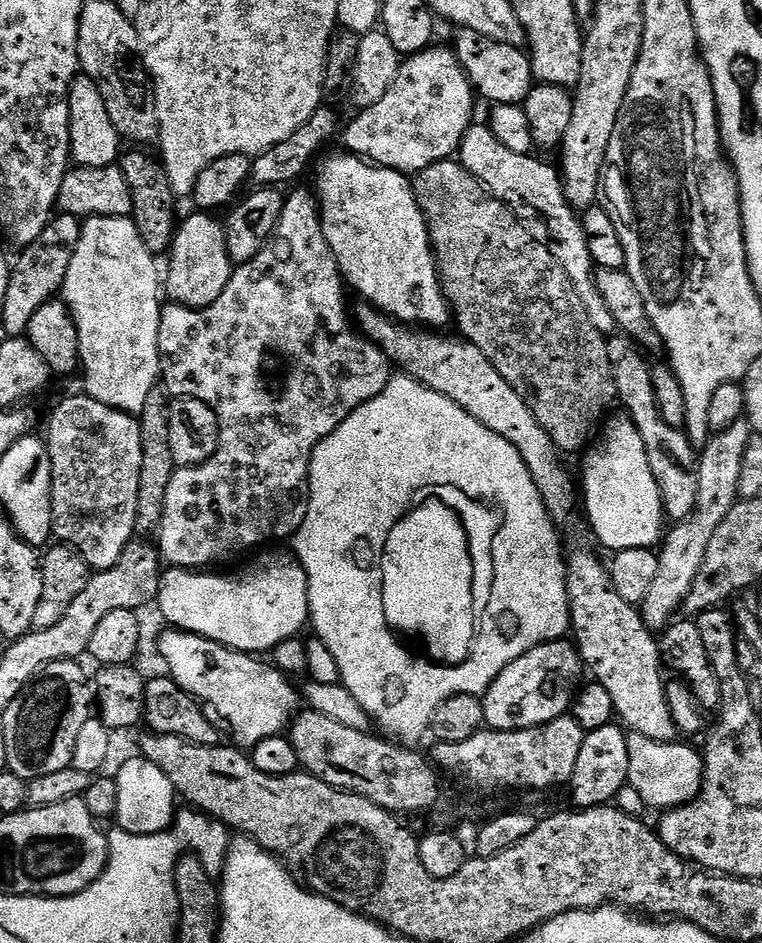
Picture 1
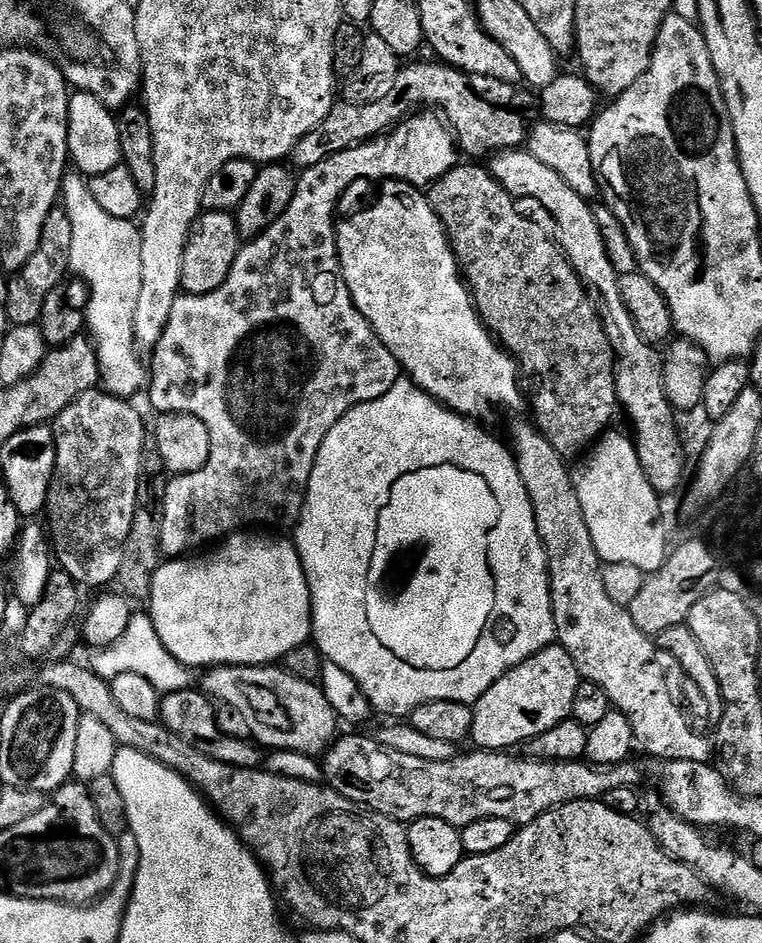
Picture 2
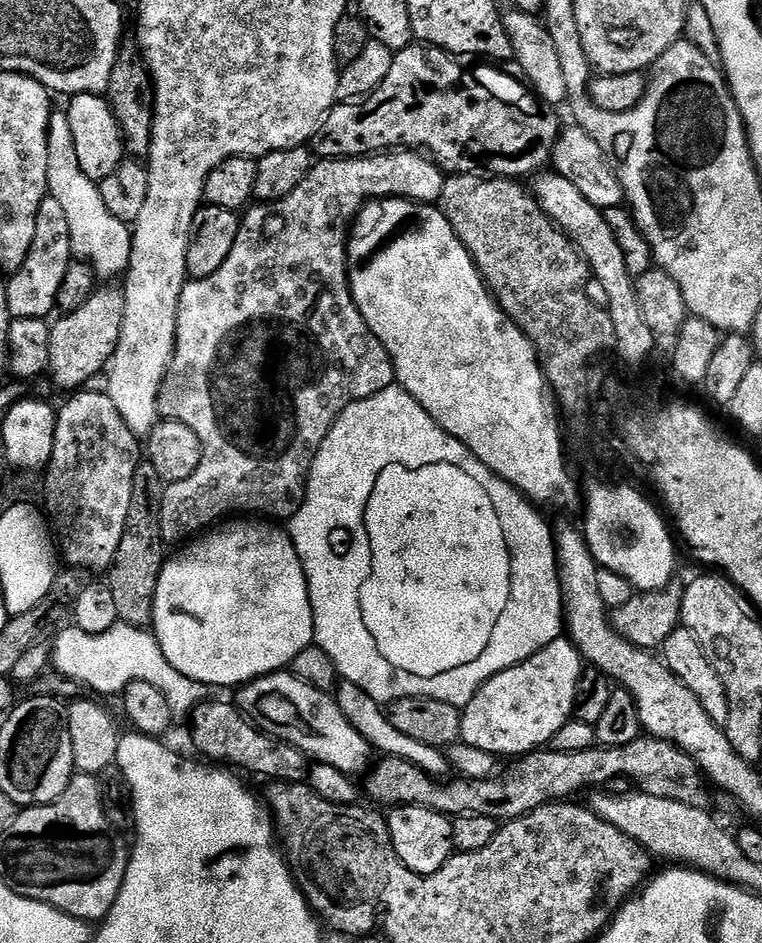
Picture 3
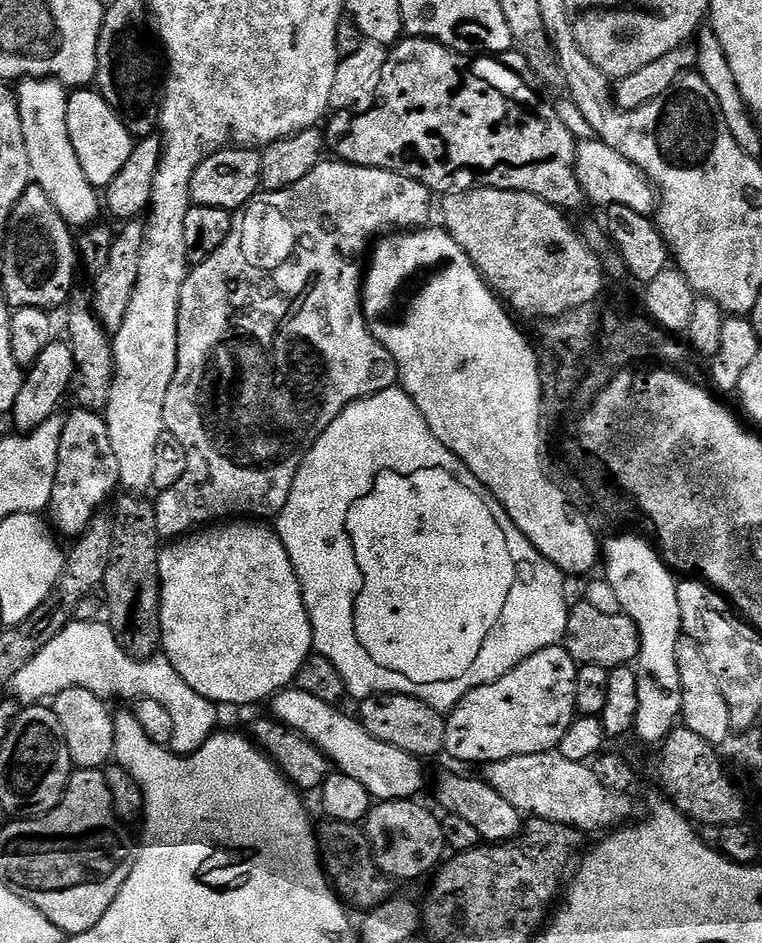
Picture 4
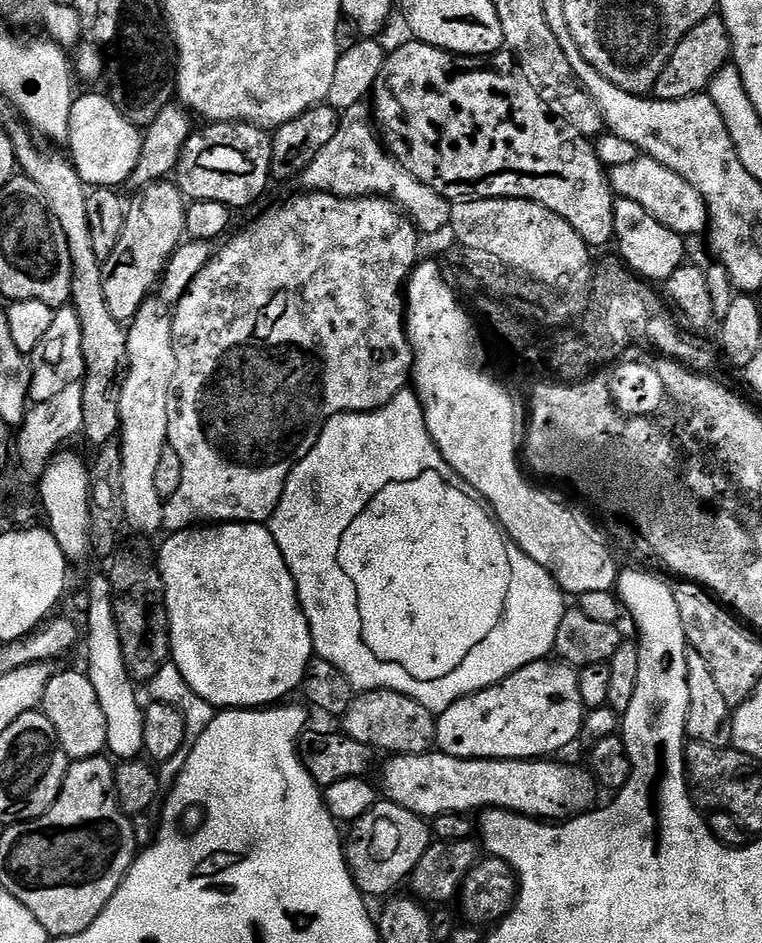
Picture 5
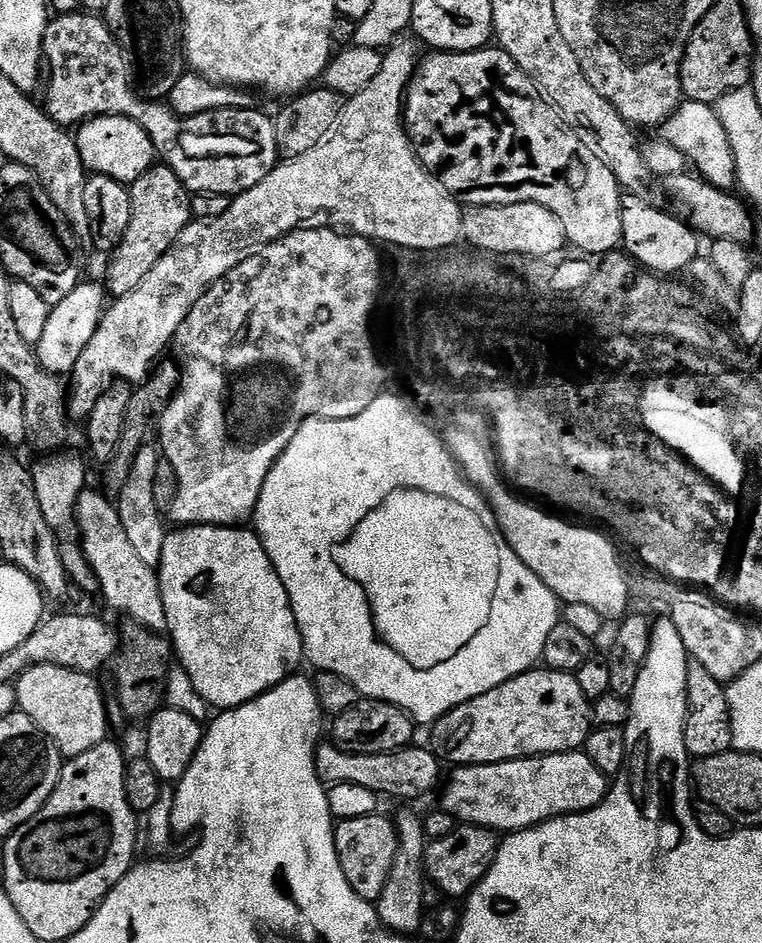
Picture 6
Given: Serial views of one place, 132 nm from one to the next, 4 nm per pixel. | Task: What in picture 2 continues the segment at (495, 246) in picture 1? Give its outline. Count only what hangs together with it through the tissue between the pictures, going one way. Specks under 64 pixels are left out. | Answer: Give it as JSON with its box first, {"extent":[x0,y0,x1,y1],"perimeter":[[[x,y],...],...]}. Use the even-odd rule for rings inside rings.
{"extent":[426,163,618,462],"perimeter":[[[457,163],[456,167],[430,185],[426,195],[434,214],[440,220],[441,226],[444,227],[444,232],[448,236],[448,243],[452,245],[452,252],[456,255],[456,263],[460,265],[460,274],[464,278],[464,283],[468,286],[469,292],[472,293],[476,311],[480,313],[485,328],[496,337],[497,341],[506,349],[508,355],[516,361],[519,371],[525,377],[532,376],[532,388],[536,391],[536,397],[532,400],[532,408],[536,411],[536,417],[534,417],[536,427],[548,439],[550,446],[554,446],[554,450],[558,450],[558,454],[564,457],[565,461],[572,462],[583,457],[592,445],[613,427],[612,419],[615,418],[616,412],[618,416],[616,355],[612,349],[610,338],[604,329],[604,324],[600,321],[600,314],[593,306],[592,299],[588,297],[588,289],[585,288],[584,283],[580,281],[578,274],[572,268],[572,261],[561,252],[560,247],[534,221],[528,219],[527,215],[518,207],[517,201],[513,200],[512,195],[492,177],[491,171],[487,167],[479,168],[476,164],[479,163]]]}

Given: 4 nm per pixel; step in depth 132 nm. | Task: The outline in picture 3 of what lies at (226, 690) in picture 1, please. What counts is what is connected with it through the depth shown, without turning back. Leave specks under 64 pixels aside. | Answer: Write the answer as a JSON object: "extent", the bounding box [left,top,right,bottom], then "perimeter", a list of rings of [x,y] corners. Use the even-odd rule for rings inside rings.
{"extent":[238,671,374,777],"perimeter":[[[291,671],[271,672],[268,676],[260,676],[251,684],[243,685],[239,689],[240,700],[238,707],[257,728],[261,728],[266,734],[274,738],[284,740],[290,746],[294,746],[299,752],[303,752],[309,761],[326,766],[334,766],[342,770],[347,776],[359,777],[359,772],[364,772],[368,768],[368,763],[374,757],[374,749],[369,737],[358,731],[355,723],[335,704],[333,698],[327,692],[320,692],[314,686],[294,678]]]}

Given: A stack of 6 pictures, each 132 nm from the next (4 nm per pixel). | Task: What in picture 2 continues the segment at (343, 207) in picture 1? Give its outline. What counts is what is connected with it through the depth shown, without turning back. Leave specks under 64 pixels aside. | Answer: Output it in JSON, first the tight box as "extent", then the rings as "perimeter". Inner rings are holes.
{"extent":[336,180,524,418],"perimeter":[[[385,180],[379,185],[379,188],[380,197],[369,208],[364,208],[361,212],[354,213],[349,220],[339,221],[336,224],[336,254],[340,258],[340,273],[344,276],[346,286],[350,290],[354,306],[358,306],[358,310],[364,315],[366,322],[370,322],[370,326],[376,331],[376,337],[394,354],[394,358],[400,363],[403,375],[413,384],[418,385],[423,392],[430,394],[438,403],[449,408],[451,412],[456,412],[465,418],[481,418],[480,416],[490,415],[492,408],[518,407],[524,400],[523,394],[520,393],[522,376],[518,371],[518,365],[501,347],[496,337],[485,328],[480,313],[476,311],[472,293],[469,292],[468,286],[460,274],[460,265],[456,263],[452,245],[448,243],[448,236],[444,232],[440,220],[434,214],[427,195],[417,185],[407,184],[404,180]]]}

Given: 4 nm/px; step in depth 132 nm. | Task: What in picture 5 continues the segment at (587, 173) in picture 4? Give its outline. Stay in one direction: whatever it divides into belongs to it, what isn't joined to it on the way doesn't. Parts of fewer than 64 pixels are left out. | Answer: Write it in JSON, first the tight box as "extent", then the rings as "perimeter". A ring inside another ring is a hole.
{"extent":[608,154,708,238],"perimeter":[[[642,154],[634,162],[614,166],[608,172],[608,183],[619,199],[638,202],[638,206],[642,206],[649,214],[654,214],[654,218],[658,218],[658,222],[662,222],[666,230],[674,230],[674,234],[691,238],[700,231],[701,235],[707,229],[708,204],[702,194],[698,194],[698,190],[694,190],[694,186],[690,186],[690,182],[686,182],[682,174],[674,174],[670,166],[662,166],[662,162],[654,158]]]}

